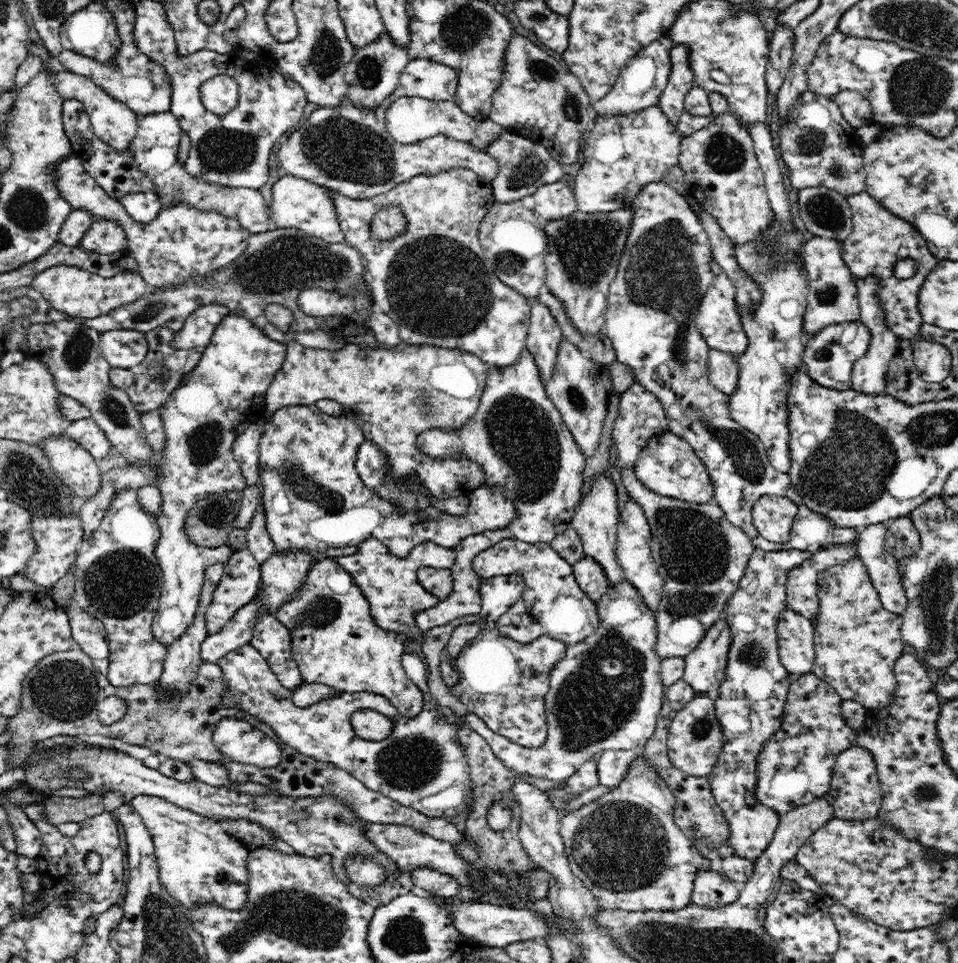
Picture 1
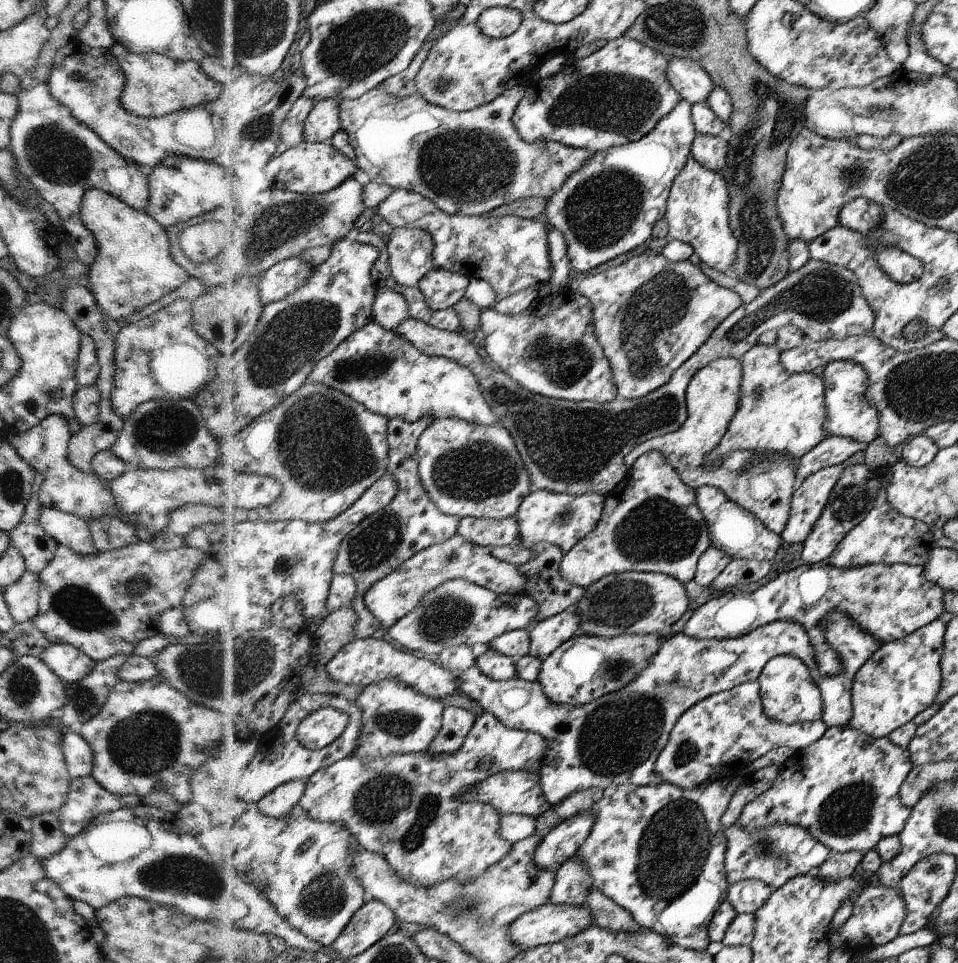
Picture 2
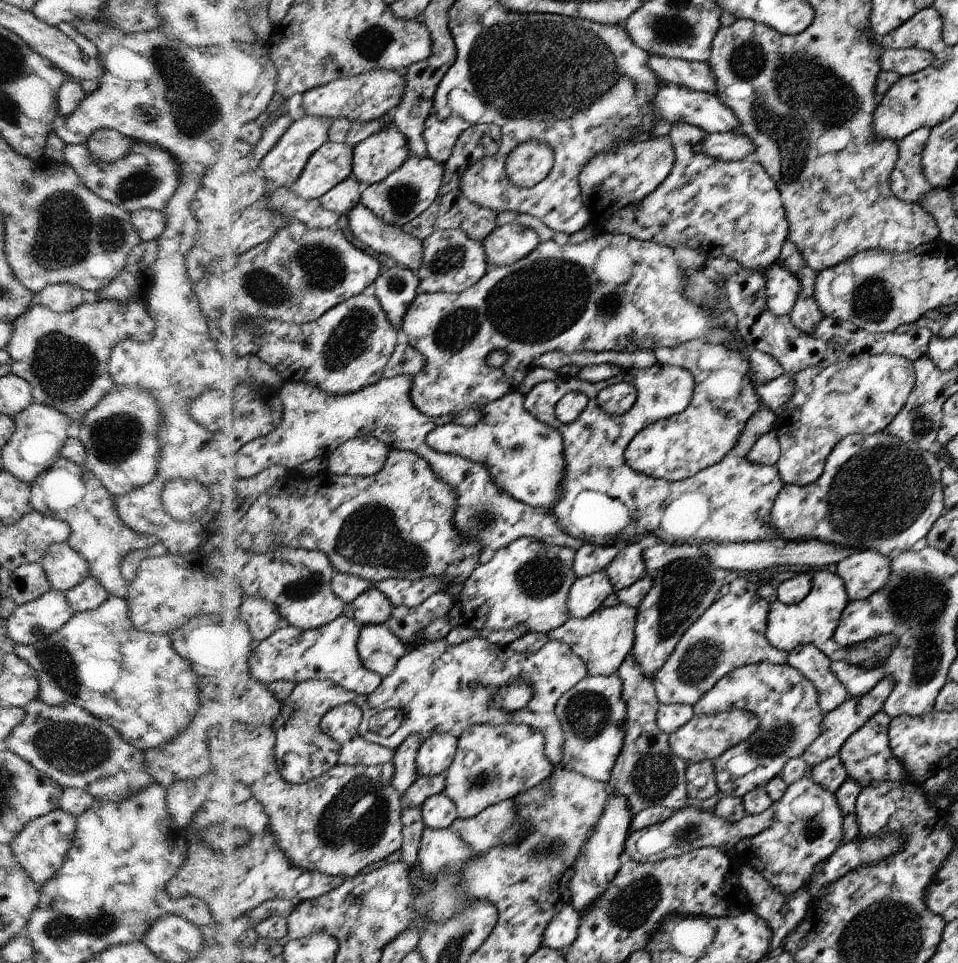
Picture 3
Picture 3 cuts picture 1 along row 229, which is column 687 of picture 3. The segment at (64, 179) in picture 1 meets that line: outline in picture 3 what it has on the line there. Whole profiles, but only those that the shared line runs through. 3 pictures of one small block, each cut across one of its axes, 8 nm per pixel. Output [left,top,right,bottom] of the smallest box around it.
[604,124,790,269]

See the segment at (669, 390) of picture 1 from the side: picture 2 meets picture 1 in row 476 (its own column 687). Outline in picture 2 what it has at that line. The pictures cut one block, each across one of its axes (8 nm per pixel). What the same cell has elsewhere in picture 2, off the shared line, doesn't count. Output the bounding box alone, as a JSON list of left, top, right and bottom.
[655,681,830,789]

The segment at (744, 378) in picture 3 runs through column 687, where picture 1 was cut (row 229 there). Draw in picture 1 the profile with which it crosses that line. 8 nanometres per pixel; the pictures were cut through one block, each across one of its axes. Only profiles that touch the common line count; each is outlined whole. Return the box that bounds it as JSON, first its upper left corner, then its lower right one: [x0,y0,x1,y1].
[329,168,531,367]

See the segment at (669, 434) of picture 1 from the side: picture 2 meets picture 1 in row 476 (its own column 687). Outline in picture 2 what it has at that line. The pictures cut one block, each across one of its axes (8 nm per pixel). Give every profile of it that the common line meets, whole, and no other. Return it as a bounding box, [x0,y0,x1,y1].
[459,610,882,808]

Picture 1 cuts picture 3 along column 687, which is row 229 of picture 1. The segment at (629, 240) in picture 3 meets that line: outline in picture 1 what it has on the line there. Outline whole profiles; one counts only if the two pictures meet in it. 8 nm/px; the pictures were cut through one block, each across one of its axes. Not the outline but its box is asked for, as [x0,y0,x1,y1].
[267,175,345,243]

